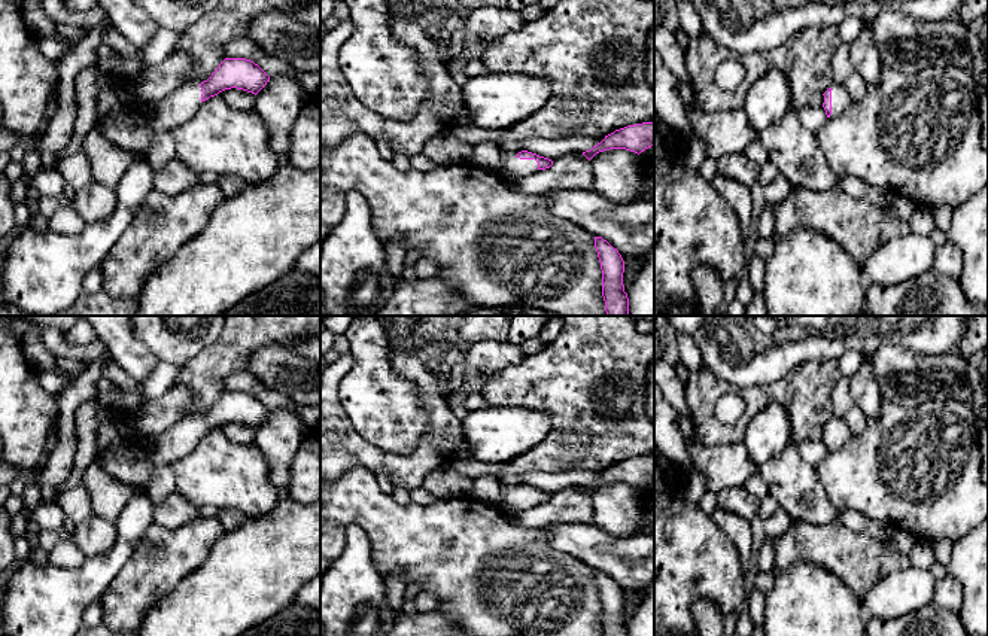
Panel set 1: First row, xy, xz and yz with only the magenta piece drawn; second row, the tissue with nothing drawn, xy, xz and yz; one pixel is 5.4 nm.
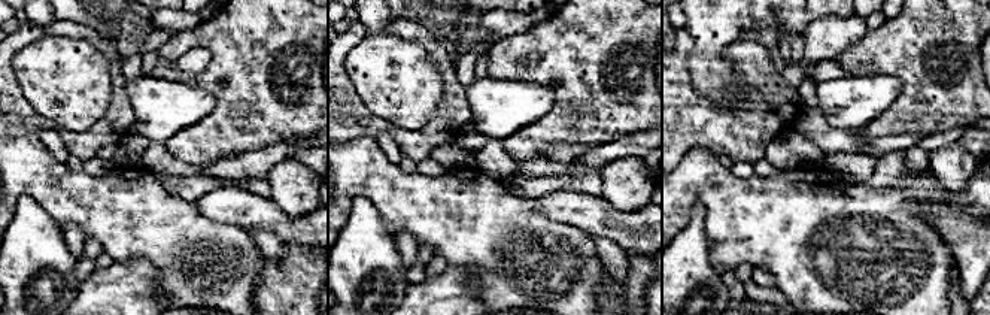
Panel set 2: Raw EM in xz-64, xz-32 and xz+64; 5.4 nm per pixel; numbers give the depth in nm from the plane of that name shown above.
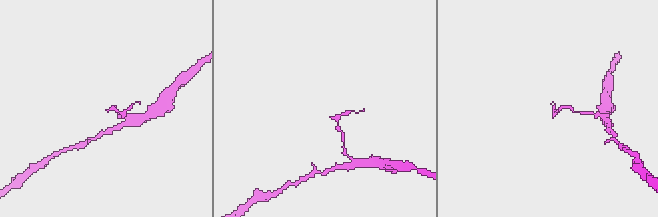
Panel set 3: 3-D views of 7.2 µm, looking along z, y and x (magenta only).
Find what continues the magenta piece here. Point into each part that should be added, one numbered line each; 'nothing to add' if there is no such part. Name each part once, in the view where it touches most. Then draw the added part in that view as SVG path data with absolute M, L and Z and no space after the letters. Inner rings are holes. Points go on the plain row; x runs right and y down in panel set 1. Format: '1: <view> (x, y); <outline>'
1: yz (841, 432); M832 417L832 448L830 451L837 451L846 439L852 435L842 417Z

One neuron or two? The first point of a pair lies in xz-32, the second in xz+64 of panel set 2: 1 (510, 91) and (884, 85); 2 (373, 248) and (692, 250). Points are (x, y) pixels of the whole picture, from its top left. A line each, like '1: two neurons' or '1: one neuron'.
1: one neuron
2: one neuron

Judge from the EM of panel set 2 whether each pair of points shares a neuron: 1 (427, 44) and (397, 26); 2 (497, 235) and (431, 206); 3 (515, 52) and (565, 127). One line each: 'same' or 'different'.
1: same
2: same
3: same

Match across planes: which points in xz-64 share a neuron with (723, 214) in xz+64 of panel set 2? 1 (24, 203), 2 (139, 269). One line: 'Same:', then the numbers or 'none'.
Same: none

